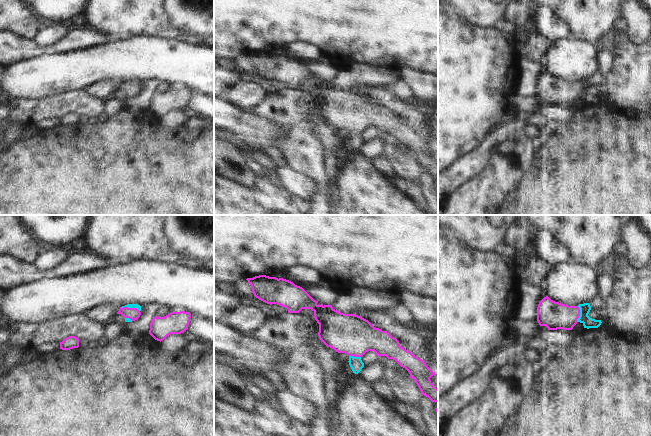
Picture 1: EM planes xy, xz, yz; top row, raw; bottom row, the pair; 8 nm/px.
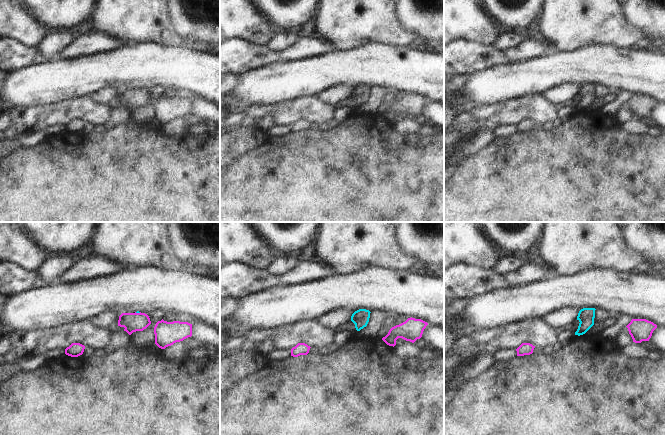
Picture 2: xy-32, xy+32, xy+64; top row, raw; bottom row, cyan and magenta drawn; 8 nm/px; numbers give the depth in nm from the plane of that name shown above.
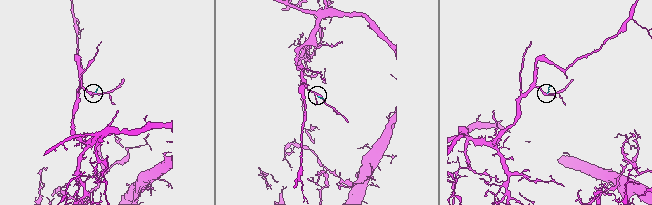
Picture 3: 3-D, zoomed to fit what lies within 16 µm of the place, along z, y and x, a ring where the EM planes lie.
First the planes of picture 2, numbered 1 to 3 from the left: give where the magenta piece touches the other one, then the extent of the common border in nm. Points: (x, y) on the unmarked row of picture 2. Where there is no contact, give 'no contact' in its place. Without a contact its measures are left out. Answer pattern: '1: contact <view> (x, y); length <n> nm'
1: contact xy-32 (138, 88); length 50 nm
2: no contact
3: no contact

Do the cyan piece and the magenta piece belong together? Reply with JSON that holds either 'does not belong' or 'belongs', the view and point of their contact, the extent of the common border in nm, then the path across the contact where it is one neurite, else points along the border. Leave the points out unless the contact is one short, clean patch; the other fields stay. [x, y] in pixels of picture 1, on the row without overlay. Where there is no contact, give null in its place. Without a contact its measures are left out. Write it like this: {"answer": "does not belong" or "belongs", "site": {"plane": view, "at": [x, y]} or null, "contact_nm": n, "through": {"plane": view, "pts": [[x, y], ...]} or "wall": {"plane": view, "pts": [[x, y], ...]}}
{"answer": "belongs", "site": {"plane": "xy", "at": [130, 83]}, "contact_nm": 160, "through": {"plane": "xy", "pts": [[137, 82], [130, 83], [132, 89]]}}

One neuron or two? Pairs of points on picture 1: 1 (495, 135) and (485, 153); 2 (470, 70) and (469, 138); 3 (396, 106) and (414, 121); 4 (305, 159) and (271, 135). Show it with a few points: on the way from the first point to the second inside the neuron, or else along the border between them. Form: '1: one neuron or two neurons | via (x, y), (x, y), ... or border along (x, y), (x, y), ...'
1: one neuron | via (492, 139), (485, 149)
2: one neuron | via (469, 87), (469, 121)
3: one neuron | via (400, 107), (410, 117)
4: two neurons | border along (268, 119), (287, 129), (287, 133), (276, 146)

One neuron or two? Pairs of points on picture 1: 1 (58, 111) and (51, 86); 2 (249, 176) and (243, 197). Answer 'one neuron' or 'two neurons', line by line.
1: two neurons
2: two neurons

